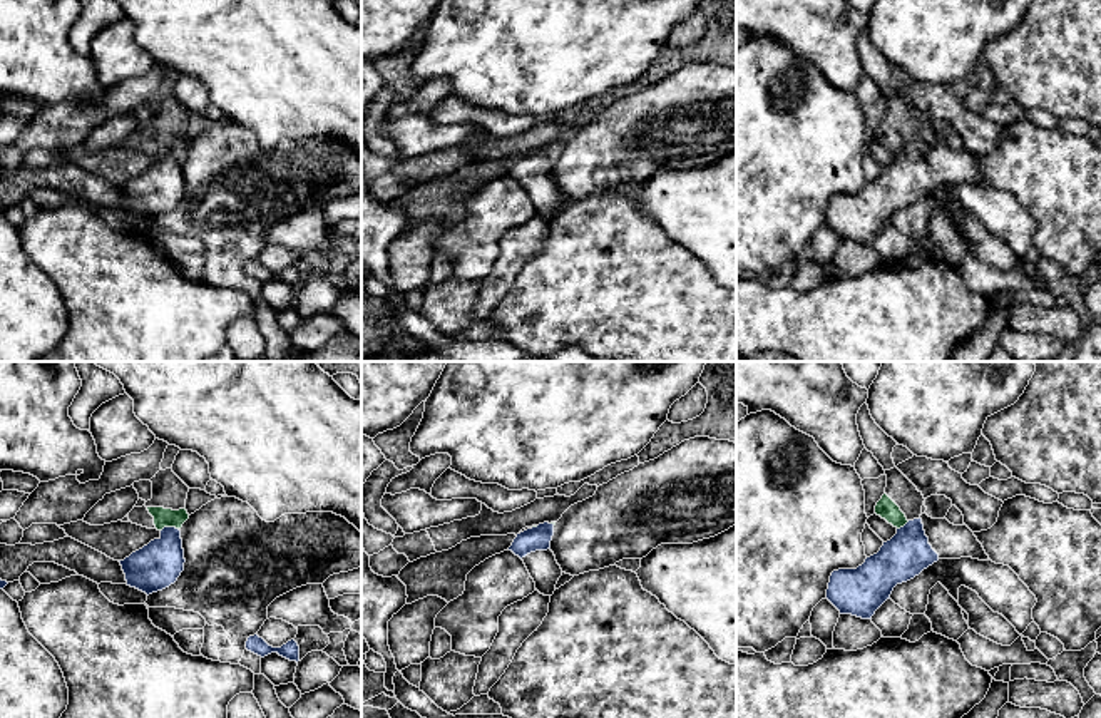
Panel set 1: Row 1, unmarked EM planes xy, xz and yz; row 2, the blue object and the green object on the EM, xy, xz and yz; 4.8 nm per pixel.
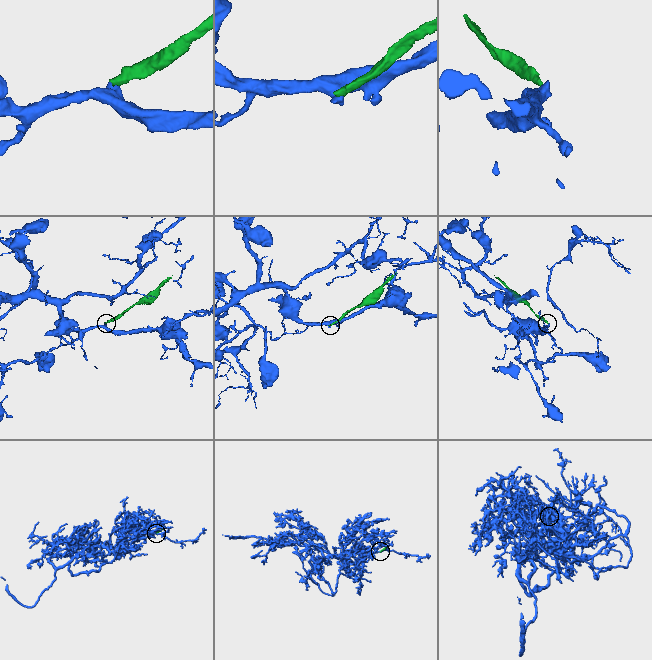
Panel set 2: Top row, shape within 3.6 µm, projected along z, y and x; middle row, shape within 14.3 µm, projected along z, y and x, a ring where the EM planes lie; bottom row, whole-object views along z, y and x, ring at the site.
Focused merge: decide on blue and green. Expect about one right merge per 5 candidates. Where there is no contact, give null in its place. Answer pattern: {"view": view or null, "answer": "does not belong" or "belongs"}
{"view": "xy", "answer": "does not belong"}

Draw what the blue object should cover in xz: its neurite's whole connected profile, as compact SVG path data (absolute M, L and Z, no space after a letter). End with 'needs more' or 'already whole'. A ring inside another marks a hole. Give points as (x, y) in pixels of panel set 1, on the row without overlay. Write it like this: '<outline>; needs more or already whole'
M544 147L517 159L509 172L509 176L524 186L535 208L535 214L544 221L554 219L556 209L562 201L562 194L550 176L552 161L554 149Z; needs more

